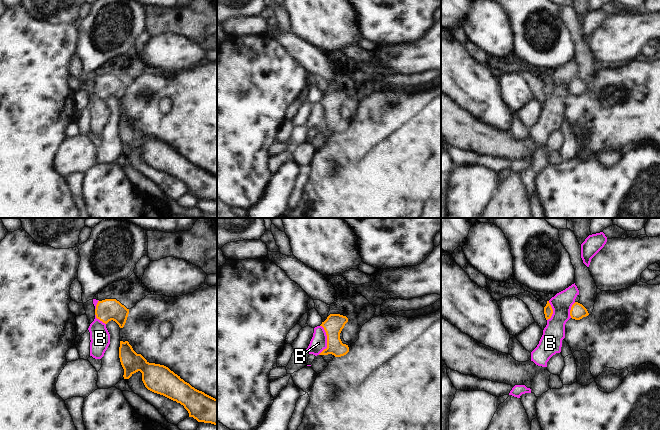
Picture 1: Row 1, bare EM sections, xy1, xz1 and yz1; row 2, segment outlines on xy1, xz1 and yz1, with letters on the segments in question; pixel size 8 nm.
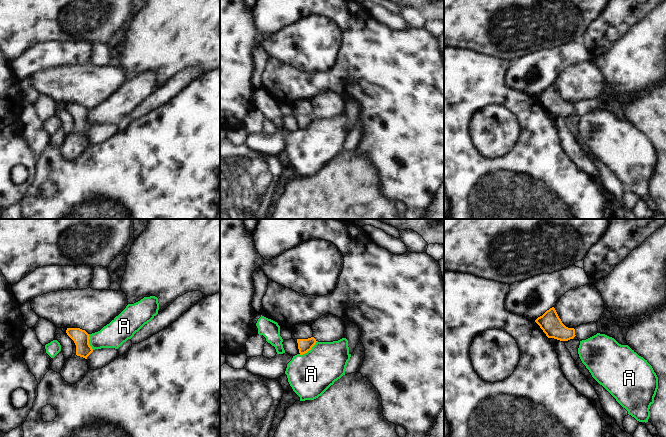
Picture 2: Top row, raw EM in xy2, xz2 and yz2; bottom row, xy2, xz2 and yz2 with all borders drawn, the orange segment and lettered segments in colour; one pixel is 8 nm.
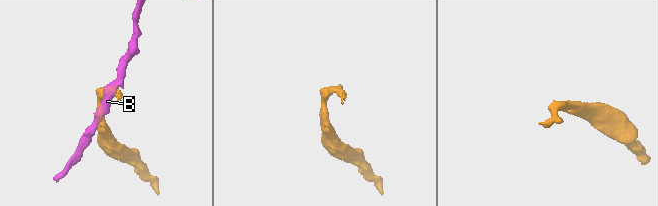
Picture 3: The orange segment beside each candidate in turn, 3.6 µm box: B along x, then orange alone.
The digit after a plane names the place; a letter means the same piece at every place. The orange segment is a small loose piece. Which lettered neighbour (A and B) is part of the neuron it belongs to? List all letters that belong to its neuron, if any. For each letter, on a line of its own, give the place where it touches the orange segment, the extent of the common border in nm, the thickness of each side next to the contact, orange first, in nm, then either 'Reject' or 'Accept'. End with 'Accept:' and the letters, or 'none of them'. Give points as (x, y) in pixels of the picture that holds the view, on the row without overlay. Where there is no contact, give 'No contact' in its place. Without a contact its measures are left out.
A: Touches orange at xz2 (308, 126). Shared border 190 nm. Thickness 110 nm (orange) against 360 nm. Reject
B: Touches orange at xz1 (327, 116). Shared border 240 nm. Thickness 160 nm (orange) against 140 nm. Reject
Accept: none of them

